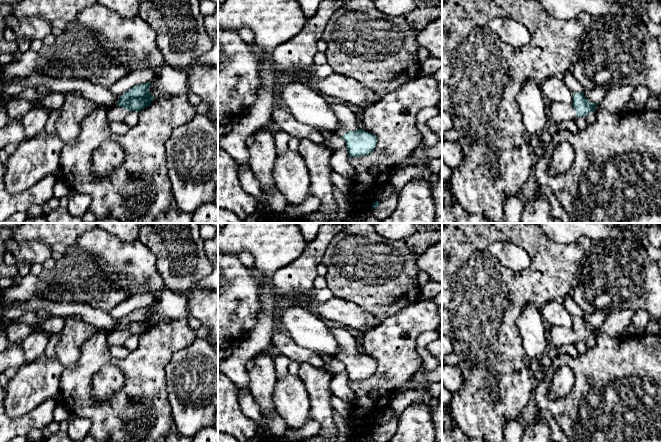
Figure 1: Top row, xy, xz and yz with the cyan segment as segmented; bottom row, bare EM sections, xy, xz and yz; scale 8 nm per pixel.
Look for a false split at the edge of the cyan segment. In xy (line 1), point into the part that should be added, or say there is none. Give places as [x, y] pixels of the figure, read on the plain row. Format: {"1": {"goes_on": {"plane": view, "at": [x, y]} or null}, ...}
{"1": {"goes_on": {"plane": "xy", "at": [116, 338]}}}

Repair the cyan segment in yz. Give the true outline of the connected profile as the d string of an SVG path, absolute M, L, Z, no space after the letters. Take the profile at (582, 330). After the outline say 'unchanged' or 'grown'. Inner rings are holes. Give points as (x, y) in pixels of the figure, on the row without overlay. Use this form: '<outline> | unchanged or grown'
M584 316L574 317L571 329L562 327L550 328L549 348L573 345L577 341L585 341L591 335L595 335L597 327L588 325Z | grown

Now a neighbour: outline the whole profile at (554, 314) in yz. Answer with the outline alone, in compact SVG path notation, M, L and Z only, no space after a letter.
M563 299L551 300L539 311L546 327L571 329L573 326L573 317L565 308Z

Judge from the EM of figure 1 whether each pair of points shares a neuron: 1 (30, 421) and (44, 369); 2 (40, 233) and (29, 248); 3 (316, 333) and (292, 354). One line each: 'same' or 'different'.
1: different
2: different
3: different

